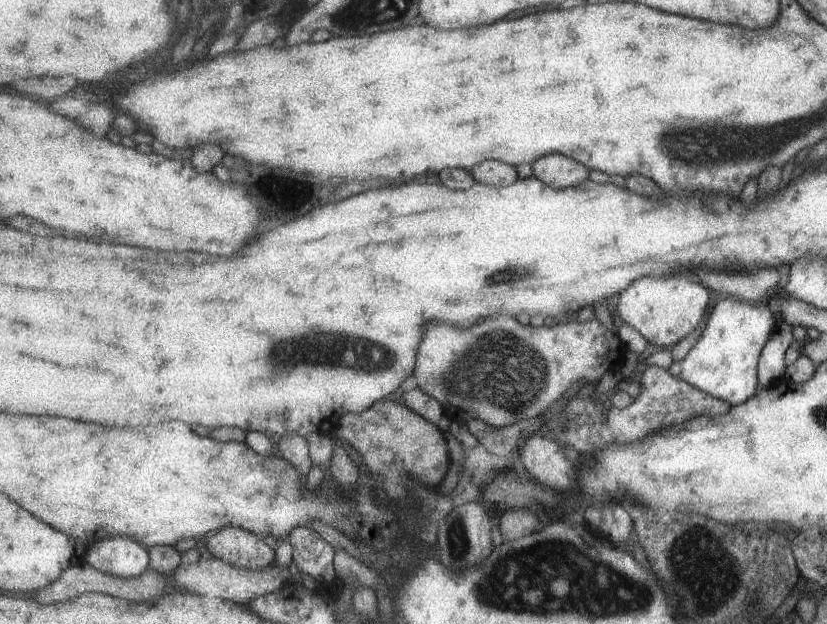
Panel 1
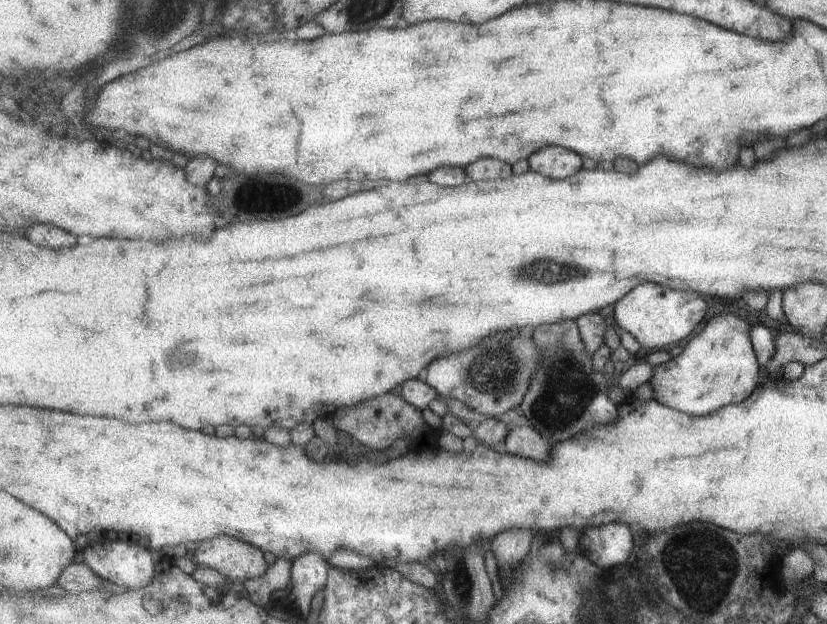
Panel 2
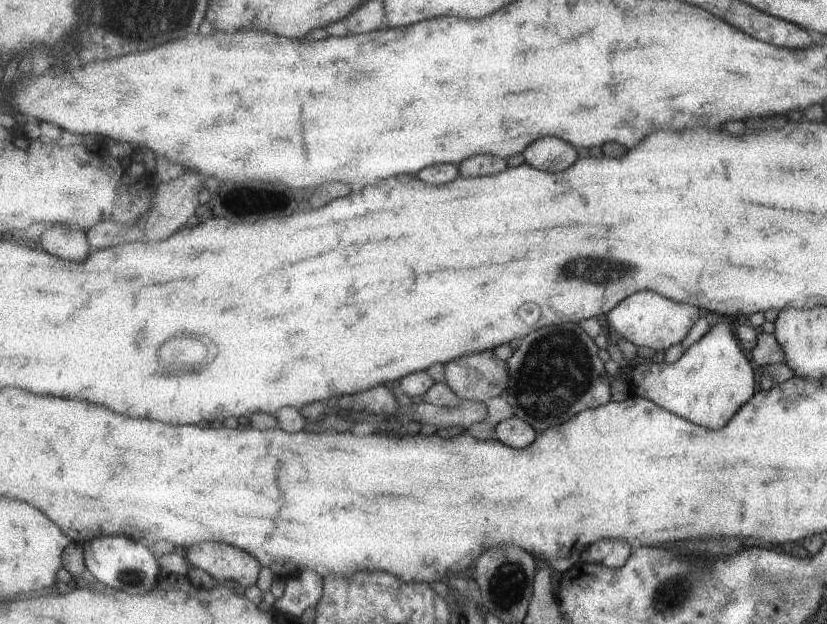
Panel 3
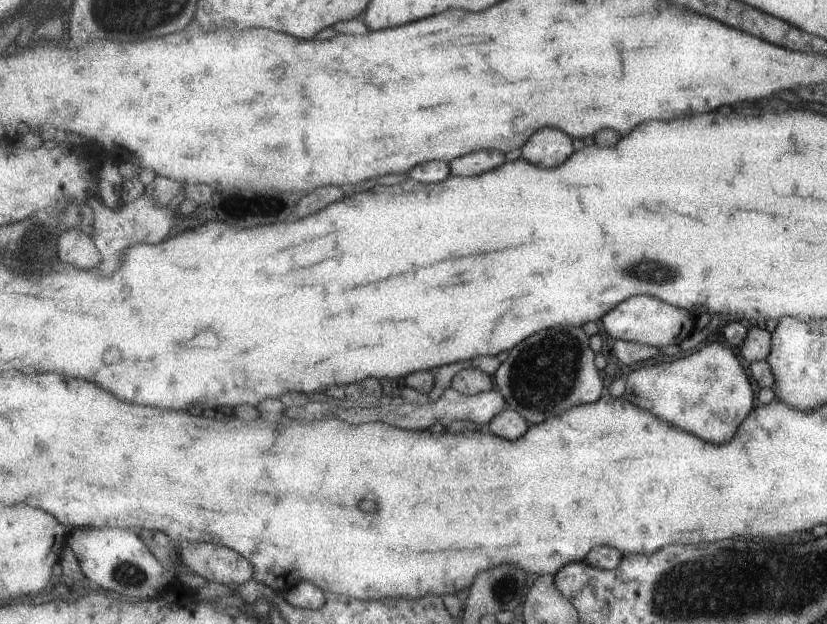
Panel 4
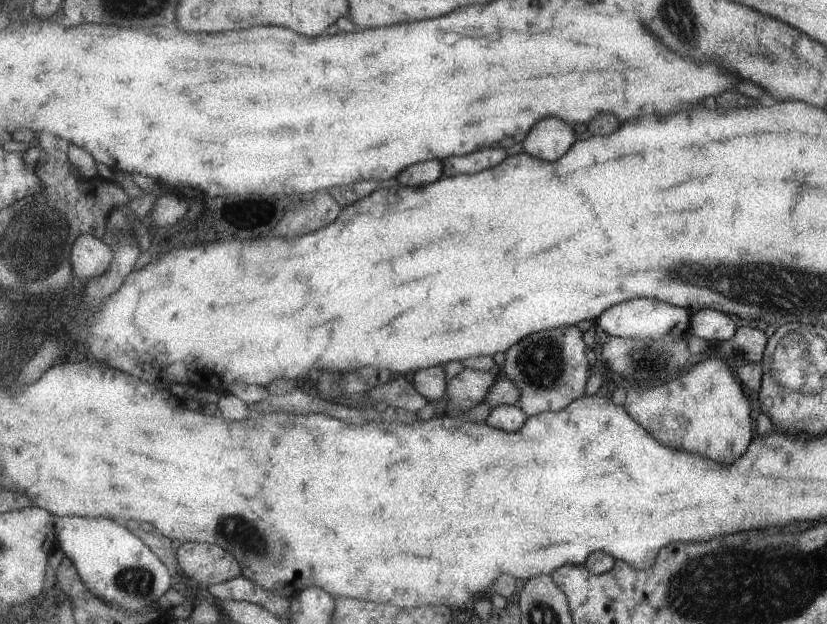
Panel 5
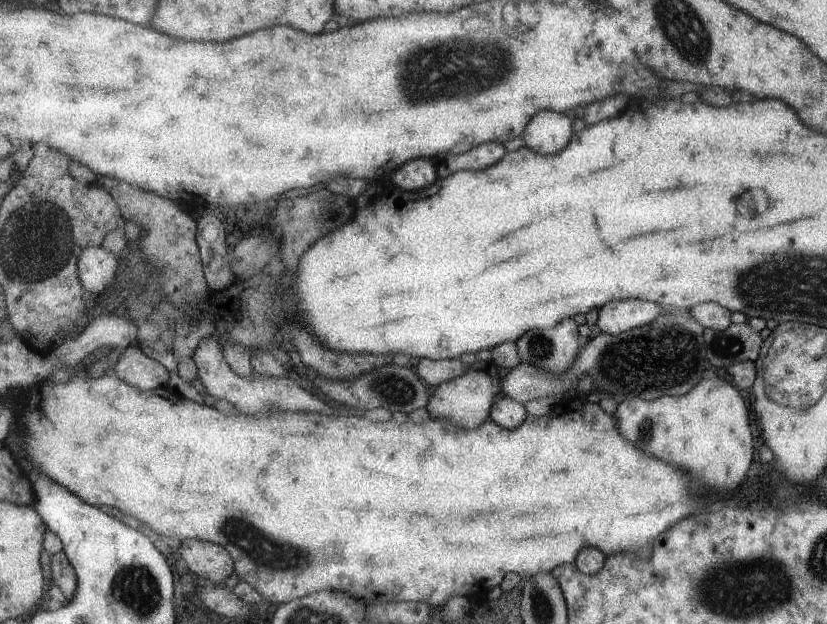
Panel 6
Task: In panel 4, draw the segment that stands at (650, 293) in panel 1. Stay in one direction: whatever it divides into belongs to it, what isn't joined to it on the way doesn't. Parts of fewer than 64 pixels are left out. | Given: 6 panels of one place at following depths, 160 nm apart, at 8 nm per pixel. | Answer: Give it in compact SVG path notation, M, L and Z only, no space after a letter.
M633 296L617 305L602 318L606 333L615 339L623 339L650 347L679 344L693 330L693 318L685 309L671 306L661 299L652 296Z

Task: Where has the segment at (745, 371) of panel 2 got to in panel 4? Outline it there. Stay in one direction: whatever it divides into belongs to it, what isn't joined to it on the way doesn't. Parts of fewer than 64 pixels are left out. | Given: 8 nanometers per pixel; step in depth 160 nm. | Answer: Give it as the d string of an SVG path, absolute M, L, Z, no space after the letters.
M707 343L679 360L660 360L657 366L635 370L626 379L624 397L629 402L711 444L729 442L737 426L753 410L753 388L741 362L719 343Z

